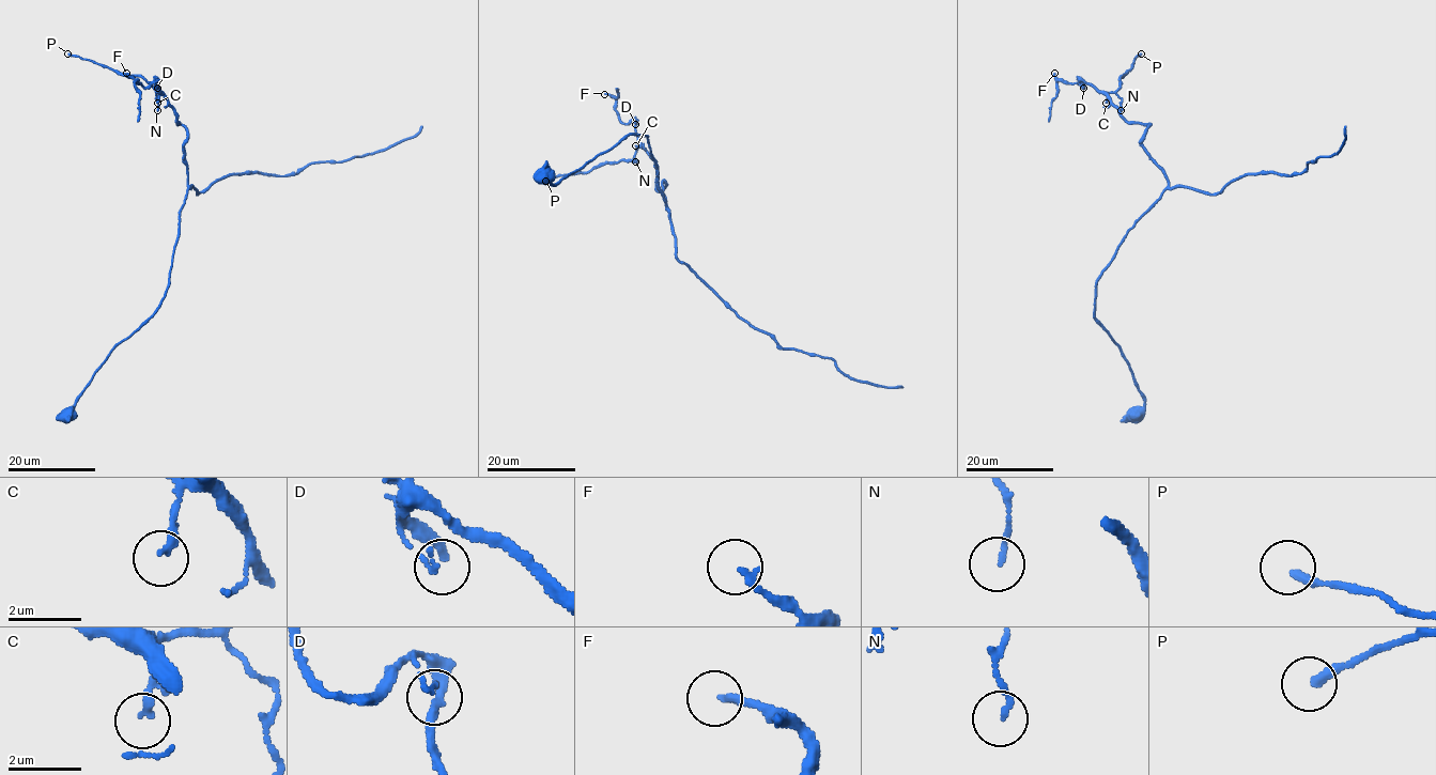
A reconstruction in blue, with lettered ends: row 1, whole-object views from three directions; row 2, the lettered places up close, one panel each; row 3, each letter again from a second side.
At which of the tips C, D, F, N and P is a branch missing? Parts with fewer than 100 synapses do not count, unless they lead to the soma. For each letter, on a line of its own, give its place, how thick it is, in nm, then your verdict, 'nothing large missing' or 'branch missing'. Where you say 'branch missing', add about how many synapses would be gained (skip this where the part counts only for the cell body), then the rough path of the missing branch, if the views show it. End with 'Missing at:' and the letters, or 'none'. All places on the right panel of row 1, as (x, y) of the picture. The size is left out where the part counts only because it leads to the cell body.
C: place (1106, 103); calibre 160 nm; nothing large missing
D: place (1083, 88); calibre 130 nm; nothing large missing
F: place (1054, 73); calibre 180 nm; nothing large missing
N: place (1121, 110); calibre 130 nm; nothing large missing
P: place (1141, 53); calibre 240 nm; nothing large missing
Missing at: none

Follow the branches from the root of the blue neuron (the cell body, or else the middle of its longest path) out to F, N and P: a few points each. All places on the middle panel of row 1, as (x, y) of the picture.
F: (544, 176), (556, 185), (644, 135), (666, 208), (665, 182), (657, 189), (634, 120), (623, 124), (604, 94)
N: (544, 176), (556, 185), (629, 135), (644, 135), (666, 208), (655, 161), (641, 146), (635, 161)
P: (544, 176), (556, 185), (644, 135), (666, 208), (641, 146), (545, 181)

